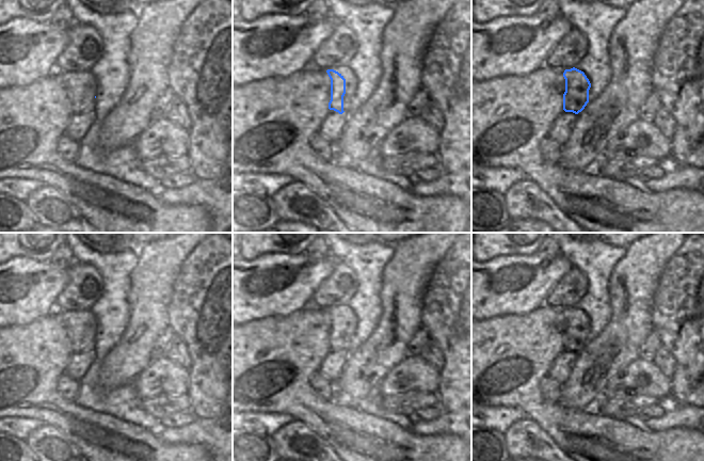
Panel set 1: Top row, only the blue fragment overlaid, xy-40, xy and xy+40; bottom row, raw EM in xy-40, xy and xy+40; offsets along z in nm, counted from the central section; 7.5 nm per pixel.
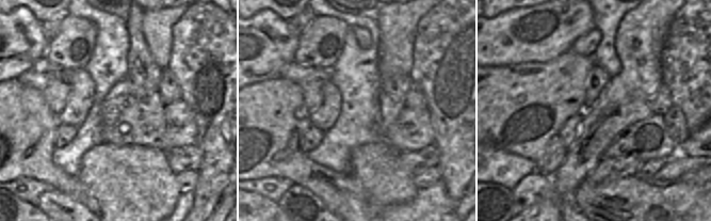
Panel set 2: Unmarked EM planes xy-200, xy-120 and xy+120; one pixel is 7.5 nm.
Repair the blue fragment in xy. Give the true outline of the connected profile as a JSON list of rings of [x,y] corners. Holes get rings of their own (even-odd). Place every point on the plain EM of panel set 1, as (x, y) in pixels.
[[[334,308],[314,311],[314,333],[318,344],[318,352],[334,349],[339,353],[343,350],[343,335],[346,333],[346,318]]]

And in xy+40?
[[[573,306],[563,312],[565,331],[563,333],[563,349],[578,353],[589,341],[591,322],[583,311]]]

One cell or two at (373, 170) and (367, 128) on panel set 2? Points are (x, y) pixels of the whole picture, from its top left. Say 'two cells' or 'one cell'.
two cells

